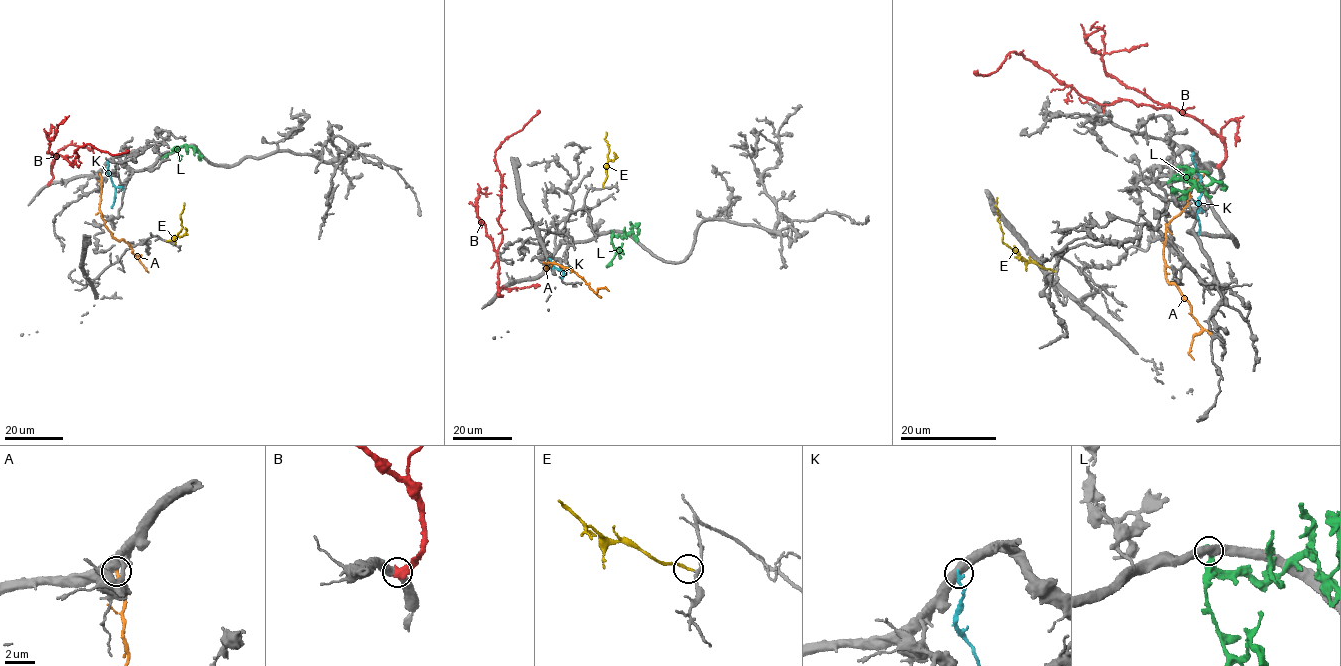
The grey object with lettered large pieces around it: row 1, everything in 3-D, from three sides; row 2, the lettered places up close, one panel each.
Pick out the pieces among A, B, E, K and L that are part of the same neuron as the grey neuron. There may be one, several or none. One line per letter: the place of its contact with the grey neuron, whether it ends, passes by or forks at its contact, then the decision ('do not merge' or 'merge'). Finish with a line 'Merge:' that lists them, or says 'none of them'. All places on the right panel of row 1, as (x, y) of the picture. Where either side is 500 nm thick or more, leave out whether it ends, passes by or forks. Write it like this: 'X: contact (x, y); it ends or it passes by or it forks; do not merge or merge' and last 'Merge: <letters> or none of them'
A: contact (1205, 172); do not merge
B: contact (1217, 166); do not merge
E: contact (1053, 270); it ends; merge
K: contact (1193, 153); do not merge
L: contact (1179, 166); do not merge
Merge: E

